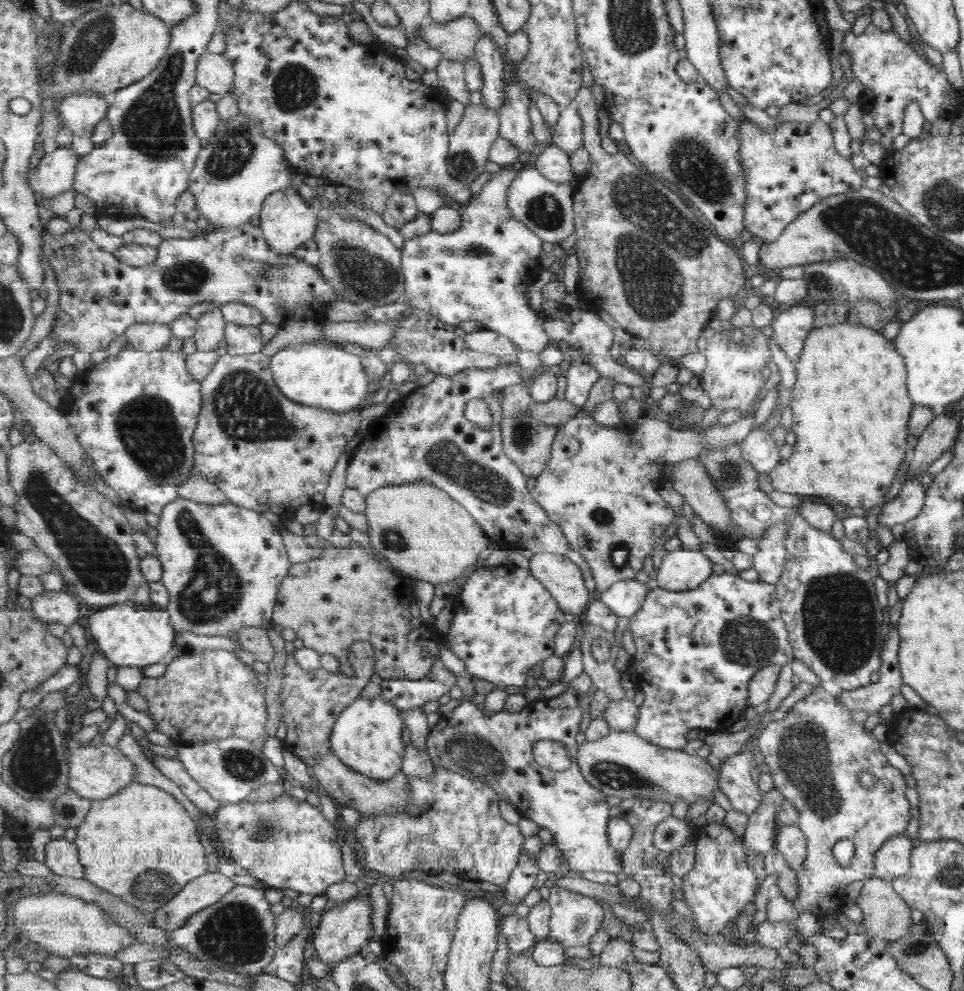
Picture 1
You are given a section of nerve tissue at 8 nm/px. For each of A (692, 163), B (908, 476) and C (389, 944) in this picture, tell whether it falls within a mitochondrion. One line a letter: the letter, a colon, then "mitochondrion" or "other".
A: mitochondrion
B: other
C: other

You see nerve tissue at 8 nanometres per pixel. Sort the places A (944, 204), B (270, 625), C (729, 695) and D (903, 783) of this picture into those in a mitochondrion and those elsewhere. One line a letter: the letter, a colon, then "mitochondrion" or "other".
A: mitochondrion
B: other
C: other
D: other

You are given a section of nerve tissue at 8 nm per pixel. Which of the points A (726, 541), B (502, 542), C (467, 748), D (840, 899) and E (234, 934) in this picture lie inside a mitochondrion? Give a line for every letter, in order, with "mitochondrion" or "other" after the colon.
A: other
B: other
C: mitochondrion
D: other
E: mitochondrion

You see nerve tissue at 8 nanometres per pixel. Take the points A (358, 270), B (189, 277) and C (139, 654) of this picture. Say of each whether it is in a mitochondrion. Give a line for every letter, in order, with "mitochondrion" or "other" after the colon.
A: mitochondrion
B: mitochondrion
C: other

